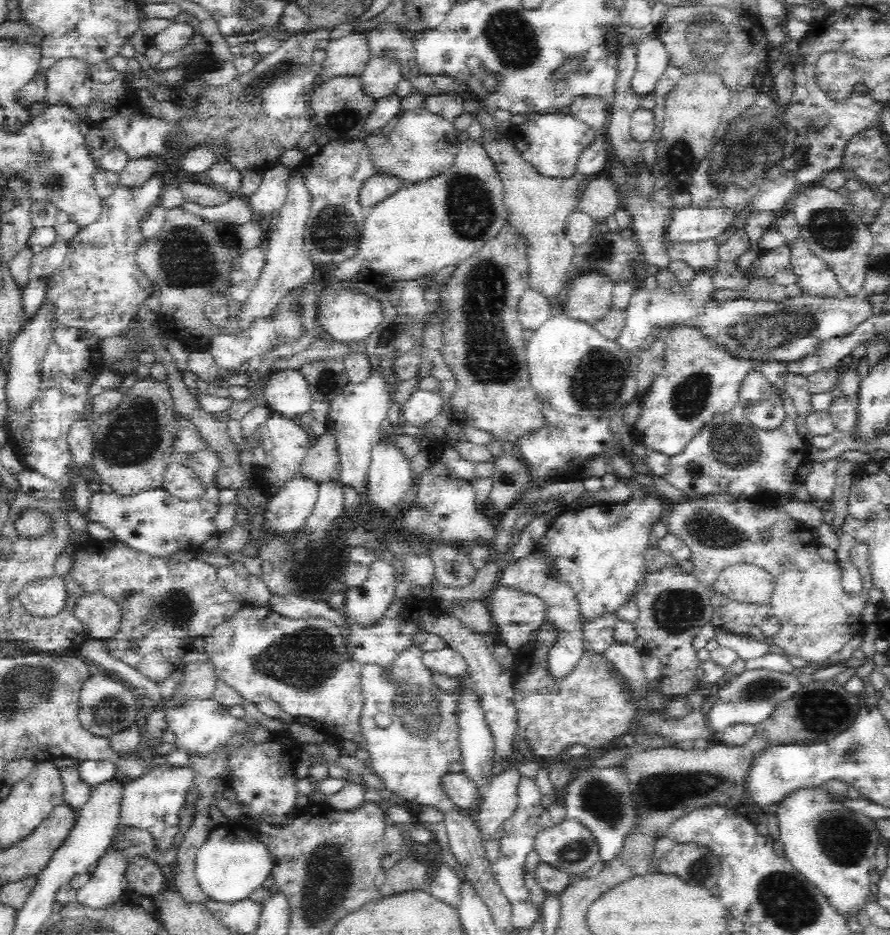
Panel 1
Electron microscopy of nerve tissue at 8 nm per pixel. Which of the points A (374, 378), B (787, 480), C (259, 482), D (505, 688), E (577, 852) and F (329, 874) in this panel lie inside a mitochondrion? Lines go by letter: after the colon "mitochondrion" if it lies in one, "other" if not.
A: other
B: other
C: other
D: other
E: mitochondrion
F: mitochondrion

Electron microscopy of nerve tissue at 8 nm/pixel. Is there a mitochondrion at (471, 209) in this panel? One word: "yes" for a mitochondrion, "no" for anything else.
yes

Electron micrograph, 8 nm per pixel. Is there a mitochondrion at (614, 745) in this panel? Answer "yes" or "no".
no

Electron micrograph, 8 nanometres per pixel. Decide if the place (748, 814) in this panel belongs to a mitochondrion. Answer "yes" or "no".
no

